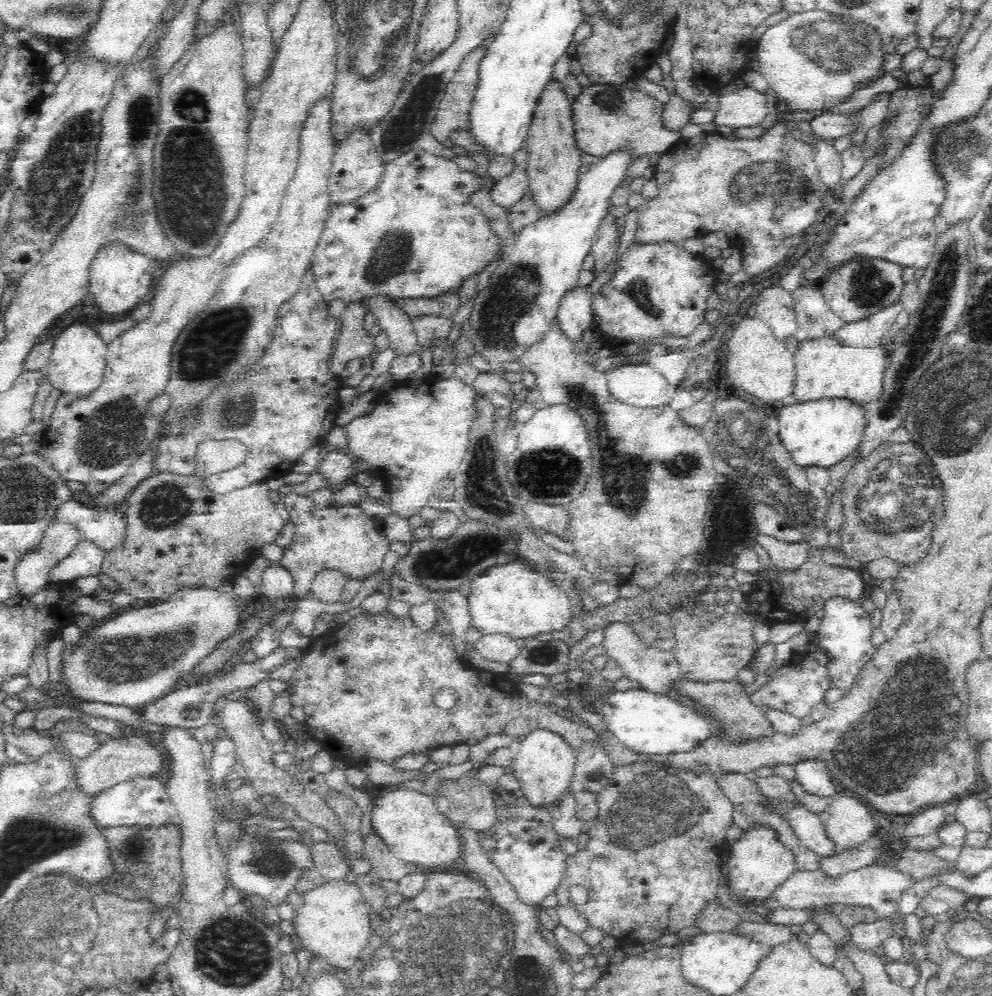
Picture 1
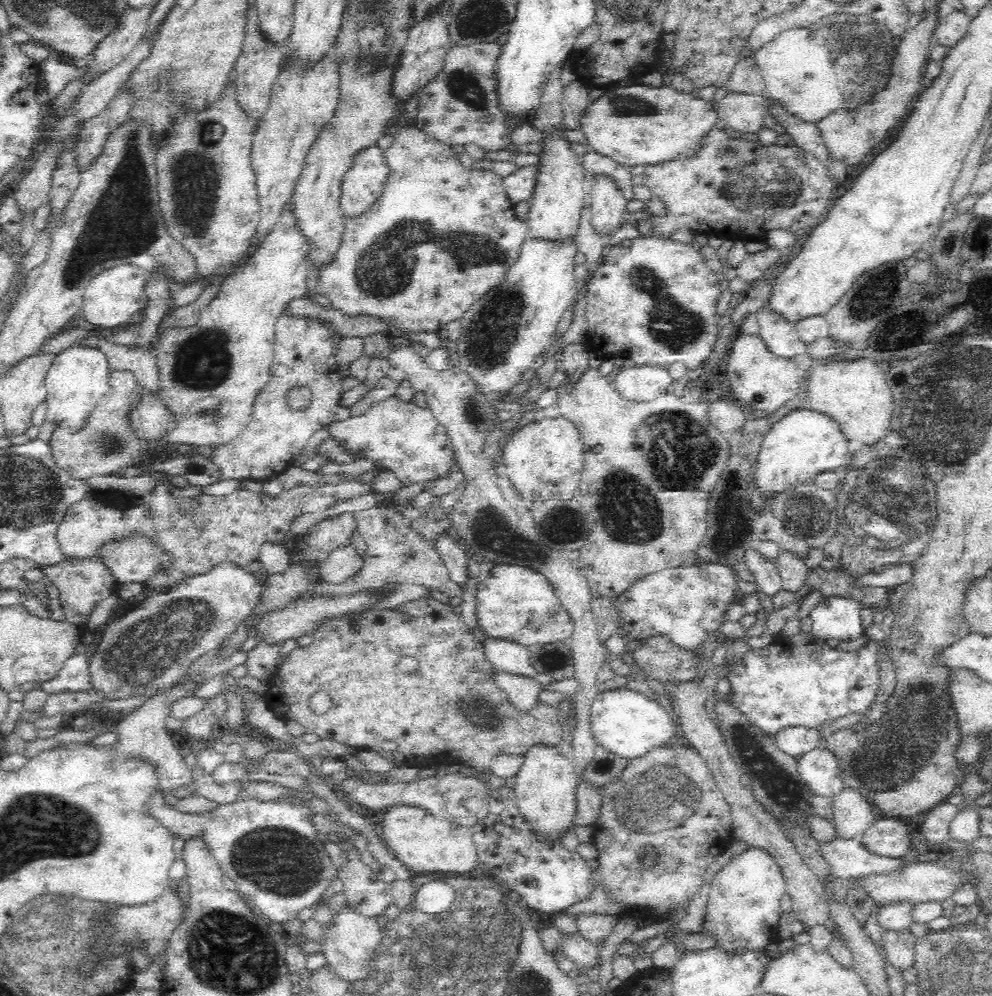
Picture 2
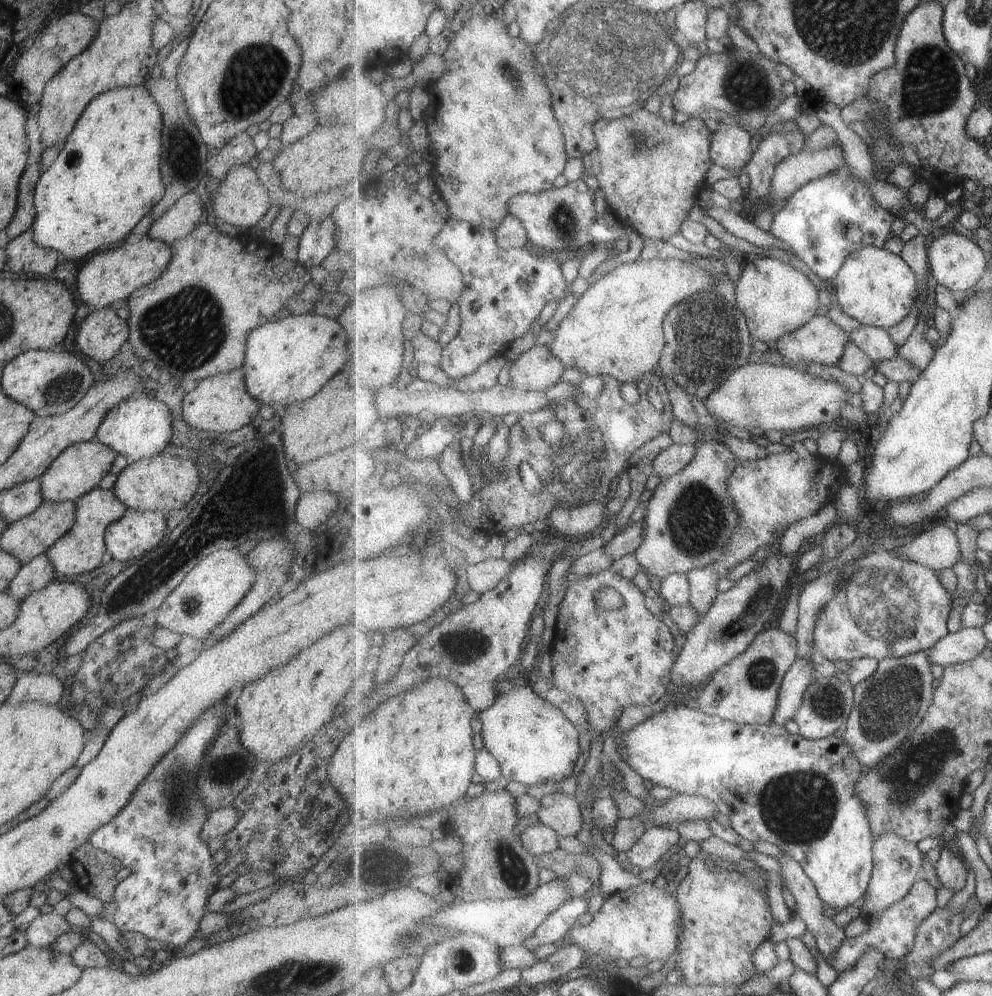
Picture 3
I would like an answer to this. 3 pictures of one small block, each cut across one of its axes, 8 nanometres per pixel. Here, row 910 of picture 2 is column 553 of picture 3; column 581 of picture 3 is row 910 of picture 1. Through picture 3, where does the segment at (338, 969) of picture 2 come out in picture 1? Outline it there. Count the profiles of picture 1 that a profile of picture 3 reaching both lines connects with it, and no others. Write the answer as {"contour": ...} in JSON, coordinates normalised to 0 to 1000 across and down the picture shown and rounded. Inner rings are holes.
{"contour":[[[345,884],[327,888],[310,896],[306,900],[306,910],[298,914],[298,926],[295,926],[300,939],[298,942],[318,961],[327,962],[338,974],[353,974],[364,962],[369,949],[379,939],[373,917],[373,911],[359,887],[349,887]]]}

